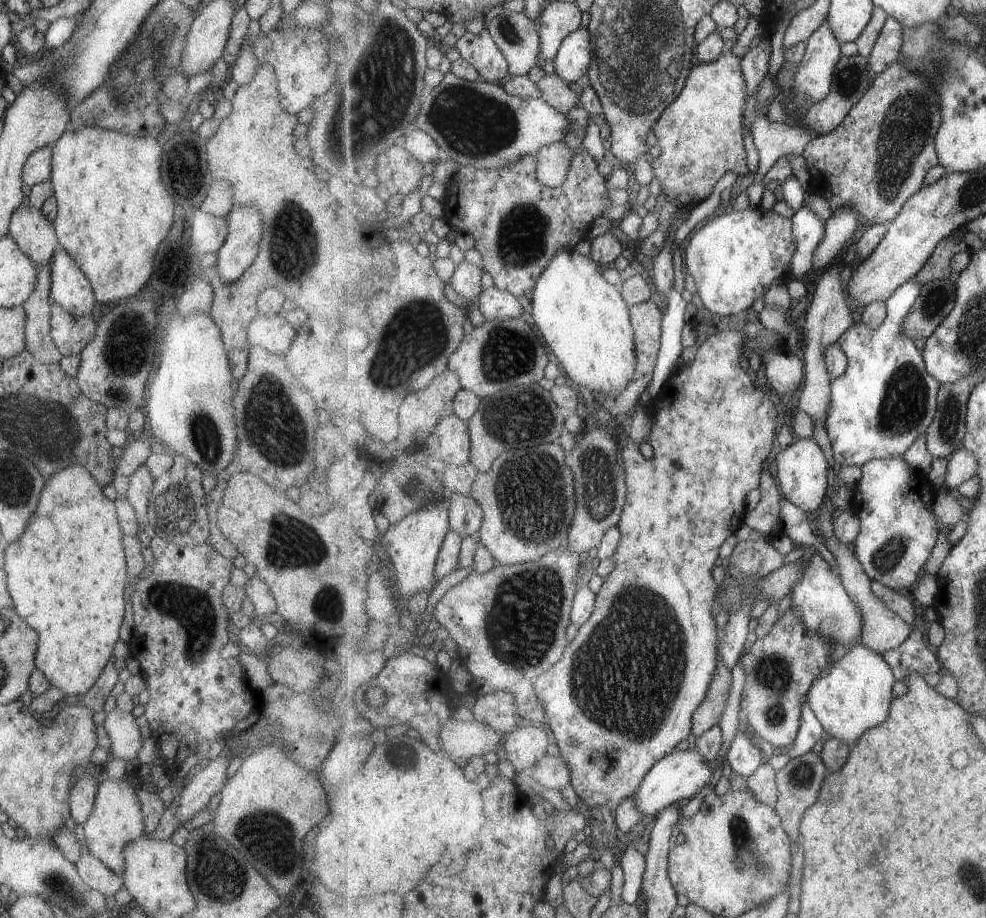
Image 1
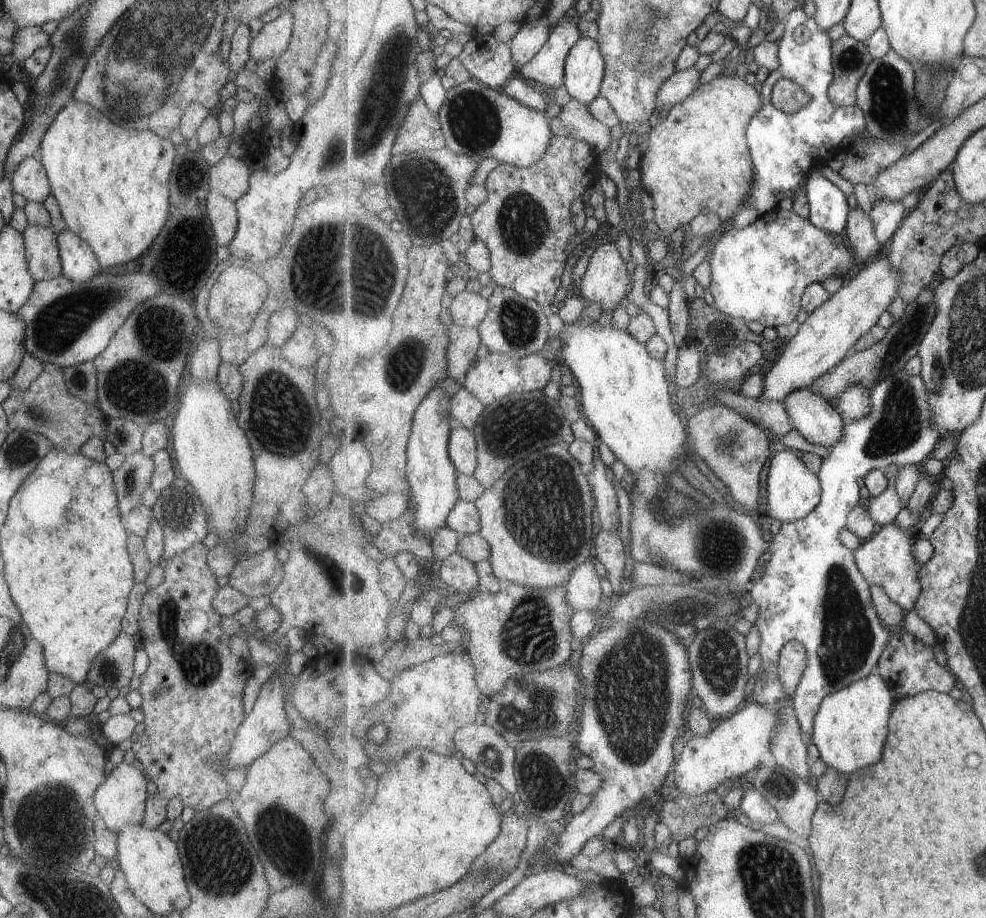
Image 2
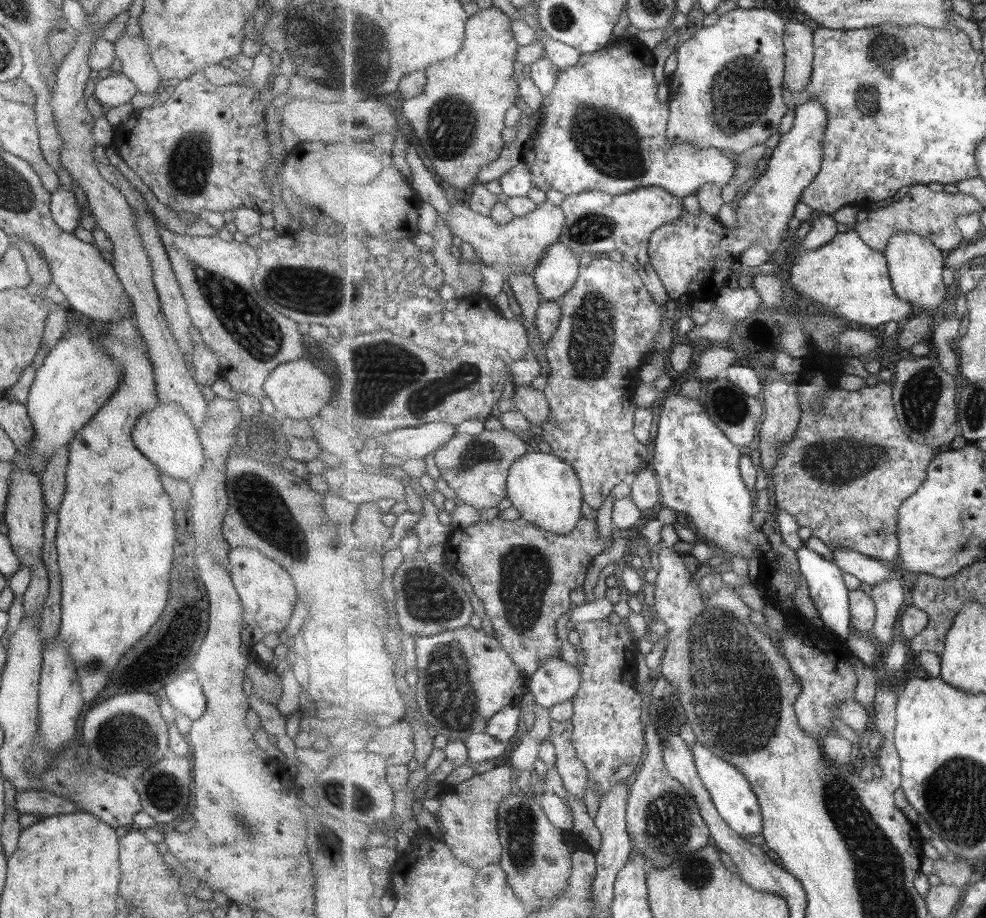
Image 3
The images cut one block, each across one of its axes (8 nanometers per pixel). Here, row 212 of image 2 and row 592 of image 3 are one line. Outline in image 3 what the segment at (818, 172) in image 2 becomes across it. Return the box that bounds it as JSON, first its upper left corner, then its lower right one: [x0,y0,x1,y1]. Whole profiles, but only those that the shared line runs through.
[795,545,852,645]

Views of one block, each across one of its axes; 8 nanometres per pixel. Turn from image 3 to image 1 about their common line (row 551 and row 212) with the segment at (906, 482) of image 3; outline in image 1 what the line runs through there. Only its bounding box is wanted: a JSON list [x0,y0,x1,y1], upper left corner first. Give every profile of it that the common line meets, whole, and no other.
[804,58,943,240]

